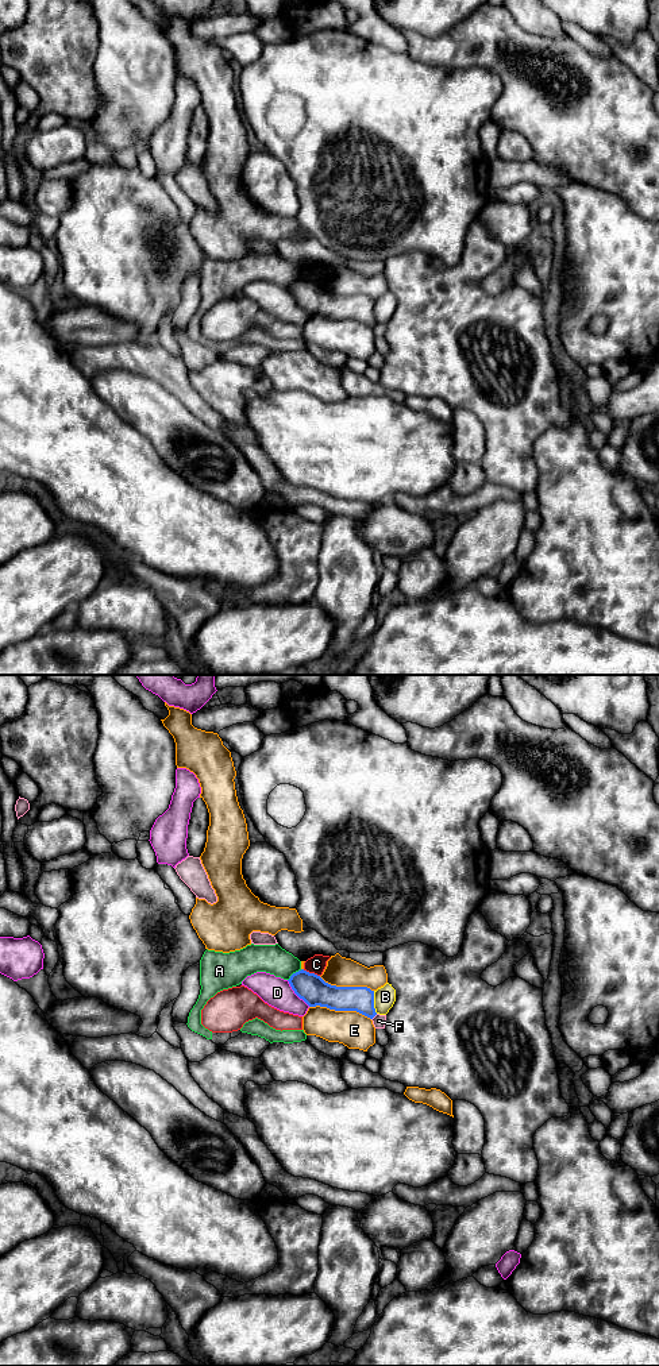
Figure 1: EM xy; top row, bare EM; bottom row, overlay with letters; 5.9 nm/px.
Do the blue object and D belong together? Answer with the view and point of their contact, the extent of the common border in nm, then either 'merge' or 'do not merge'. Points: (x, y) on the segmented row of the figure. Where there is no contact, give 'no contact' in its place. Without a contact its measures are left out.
contact xy (296, 994); length 220 nm; do not merge

